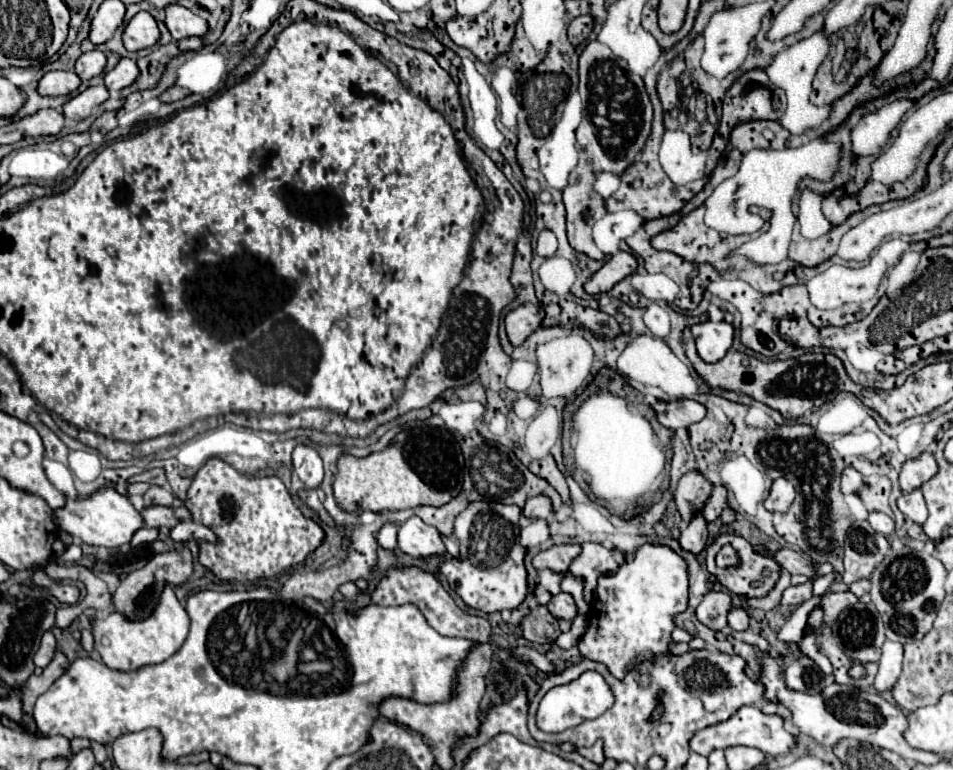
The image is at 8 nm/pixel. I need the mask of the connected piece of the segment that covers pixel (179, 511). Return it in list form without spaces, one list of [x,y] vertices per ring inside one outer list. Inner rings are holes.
[[[153,505],[153,507],[145,507],[141,511],[141,517],[143,517],[145,527],[167,527],[167,529],[171,529],[179,521],[191,519],[191,513],[183,505],[181,507]]]

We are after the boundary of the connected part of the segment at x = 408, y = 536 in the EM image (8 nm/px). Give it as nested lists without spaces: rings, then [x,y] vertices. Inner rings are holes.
[[[417,515],[409,517],[405,523],[399,525],[397,547],[403,553],[409,553],[413,557],[429,557],[429,555],[443,557],[447,553],[443,541],[439,537],[439,531],[435,527],[427,525]]]

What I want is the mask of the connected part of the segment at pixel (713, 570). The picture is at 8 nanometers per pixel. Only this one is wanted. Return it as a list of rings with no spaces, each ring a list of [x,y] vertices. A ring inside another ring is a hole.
[[[721,535],[719,539],[715,539],[715,541],[707,547],[707,571],[709,571],[711,575],[715,575],[715,577],[719,579],[719,583],[729,589],[729,593],[735,593],[735,595],[739,595],[739,597],[743,597],[743,599],[749,599],[749,597],[765,597],[765,595],[775,587],[775,583],[779,581],[779,575],[781,575],[781,567],[779,567],[771,557],[765,557],[765,555],[757,553],[749,541],[745,541],[743,537],[737,537],[737,535]],[[723,545],[733,545],[733,549],[737,551],[737,555],[739,555],[739,565],[737,565],[737,567],[719,569],[719,567],[715,565],[715,555],[719,553],[719,549],[721,549]],[[763,567],[769,567],[769,569],[771,569],[771,577],[761,577],[761,569],[763,569]],[[755,581],[759,581],[759,583],[763,583],[763,585],[761,585],[761,587],[753,587]]]

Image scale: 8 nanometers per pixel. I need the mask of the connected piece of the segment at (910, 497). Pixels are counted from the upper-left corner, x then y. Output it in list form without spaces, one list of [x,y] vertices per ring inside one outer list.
[[[921,489],[911,491],[911,493],[903,493],[897,499],[897,507],[901,509],[903,515],[907,515],[909,519],[913,519],[919,525],[923,525],[923,521],[927,519],[927,507],[925,507],[925,499],[921,495]]]

